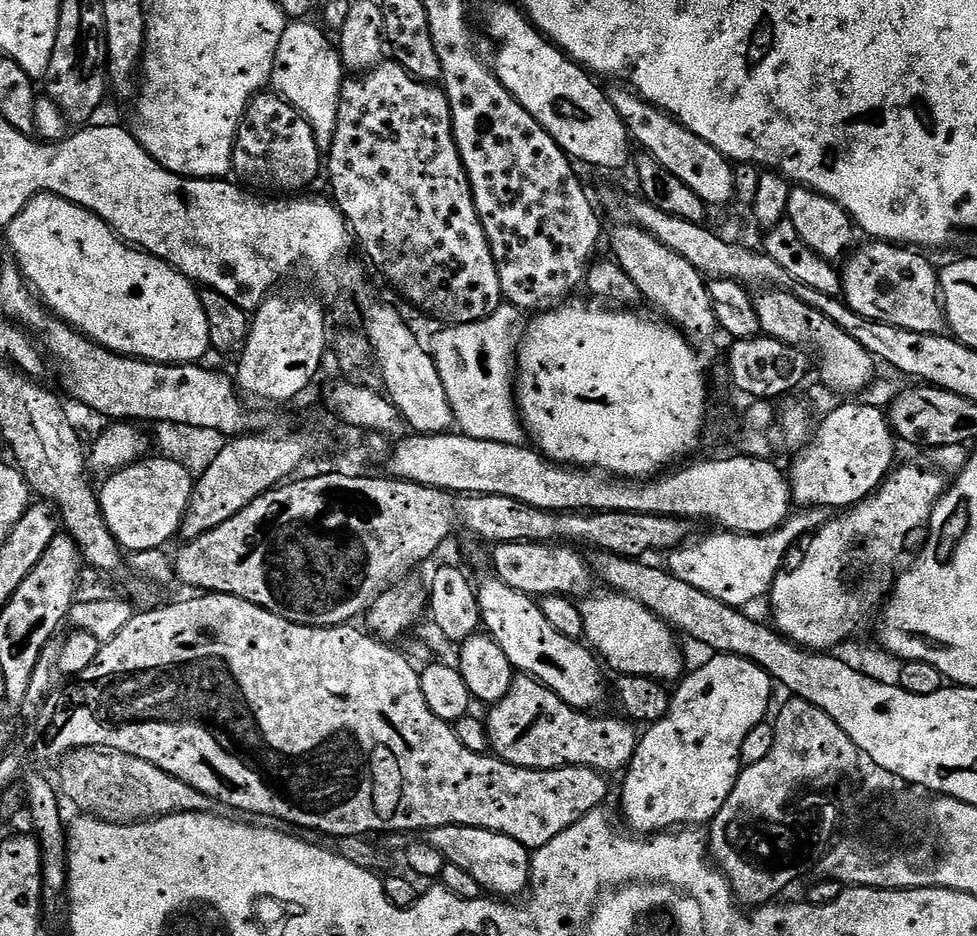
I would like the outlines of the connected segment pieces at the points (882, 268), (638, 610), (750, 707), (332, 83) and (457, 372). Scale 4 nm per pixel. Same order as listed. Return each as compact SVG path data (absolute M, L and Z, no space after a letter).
M868 242L861 252L855 252L847 257L848 265L844 270L842 268L842 300L847 304L849 313L856 315L857 312L861 321L875 322L902 332L936 334L941 331L945 318L938 297L938 272L920 257L923 255L887 242Z
M608 595L585 599L584 610L582 606L582 624L588 627L591 651L597 657L600 655L616 674L651 678L674 675L676 652L672 649L669 627L653 613L624 596Z
M716 654L713 660L696 668L671 693L668 711L657 720L640 740L636 753L631 753L626 764L628 773L620 788L622 816L631 816L637 827L668 827L676 821L689 820L693 826L700 821L711 821L731 792L738 773L742 769L740 746L744 738L764 720L768 712L768 699L772 696L774 682L750 660L740 656Z
M308 22L285 23L270 84L273 91L307 121L315 144L322 152L327 152L332 148L336 133L340 91L346 79L346 69L341 62L339 49L326 40L325 31L316 24L315 28L312 24L304 23Z
M500 314L487 316L470 324L449 324L426 340L426 351L440 379L444 397L448 400L451 419L456 419L459 435L499 444L521 443L526 432L518 419L518 405L514 399L514 349L518 340L512 337L512 328Z

